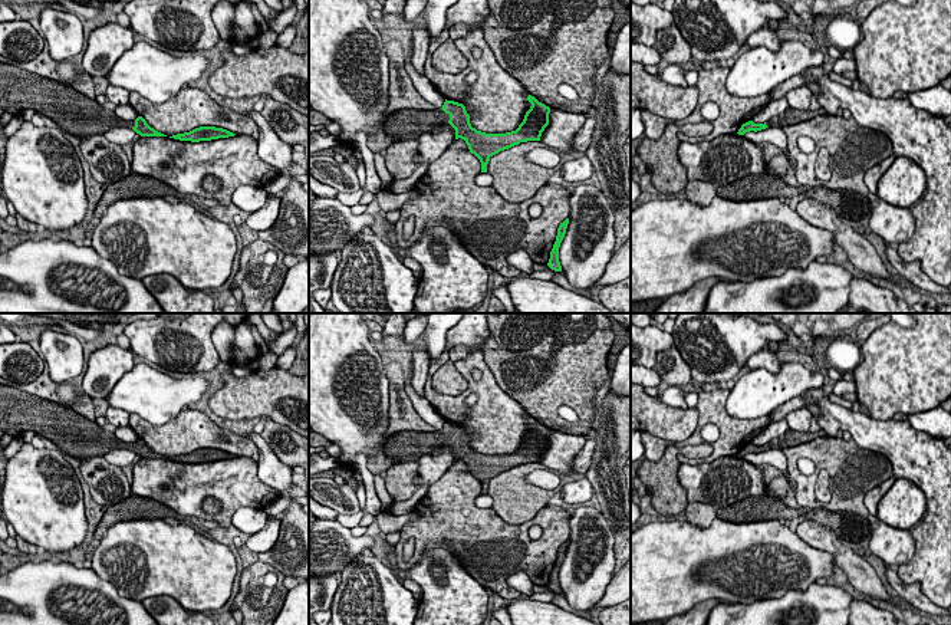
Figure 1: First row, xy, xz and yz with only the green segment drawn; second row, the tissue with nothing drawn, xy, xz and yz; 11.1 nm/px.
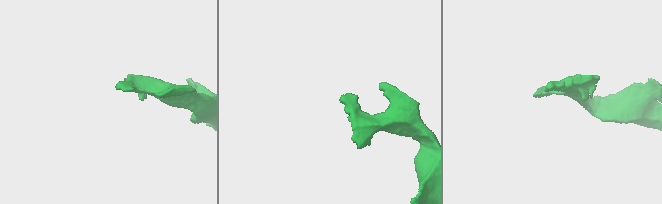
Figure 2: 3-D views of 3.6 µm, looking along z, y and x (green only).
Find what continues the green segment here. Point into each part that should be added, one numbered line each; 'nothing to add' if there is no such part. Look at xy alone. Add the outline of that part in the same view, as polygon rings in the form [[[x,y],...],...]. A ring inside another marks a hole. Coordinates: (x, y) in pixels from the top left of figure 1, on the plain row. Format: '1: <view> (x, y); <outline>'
1: xy (75, 436); [[[0,382],[0,438],[4,434],[17,438],[24,431],[50,440],[62,453],[76,460],[135,448],[135,443],[121,441],[115,432],[66,405]]]

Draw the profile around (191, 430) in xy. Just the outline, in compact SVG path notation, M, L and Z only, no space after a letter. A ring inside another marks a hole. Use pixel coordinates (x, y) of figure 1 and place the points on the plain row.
M184 408L162 425L152 425L139 415L129 414L129 427L151 450L167 458L200 448L215 448L259 461L259 448L253 441L218 427L198 409Z

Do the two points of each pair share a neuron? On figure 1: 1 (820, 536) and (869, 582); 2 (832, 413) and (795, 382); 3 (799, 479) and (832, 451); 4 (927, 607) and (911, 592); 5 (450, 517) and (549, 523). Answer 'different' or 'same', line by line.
1: same
2: different
3: same
4: same
5: same

